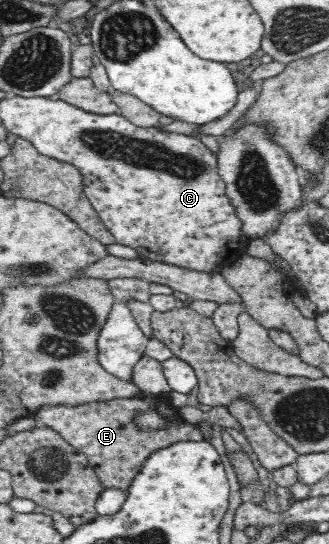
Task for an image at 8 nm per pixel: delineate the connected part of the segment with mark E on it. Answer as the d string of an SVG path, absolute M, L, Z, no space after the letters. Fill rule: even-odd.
M142 396L142 398L115 398L106 399L104 402L82 403L80 406L42 406L36 412L35 418L41 426L51 427L74 448L83 452L90 462L96 475L104 487L120 489L126 492L130 488L134 476L140 472L142 461L155 453L158 449L174 445L175 442L200 441L202 436L194 426L180 426L169 428L172 423L177 423L176 418L167 418L169 423L163 429L142 431L136 427L136 416L140 412L150 410L153 404L160 404L160 408L170 408L166 398Z

